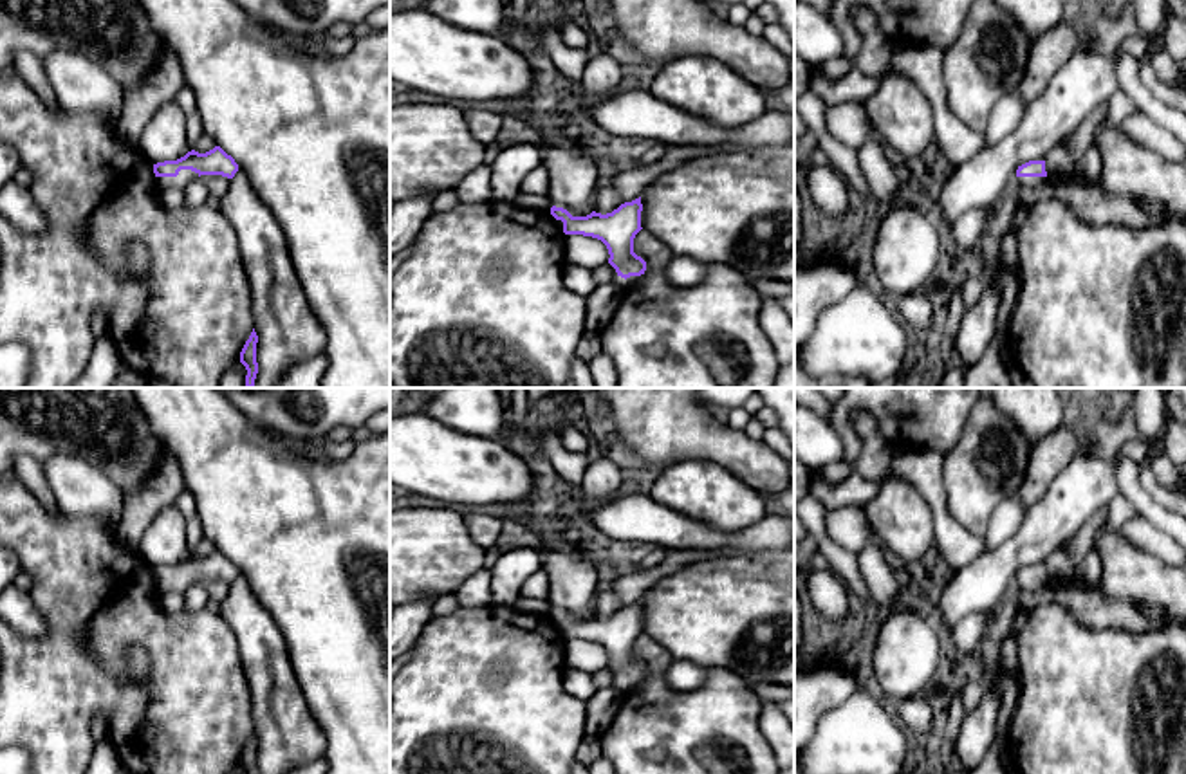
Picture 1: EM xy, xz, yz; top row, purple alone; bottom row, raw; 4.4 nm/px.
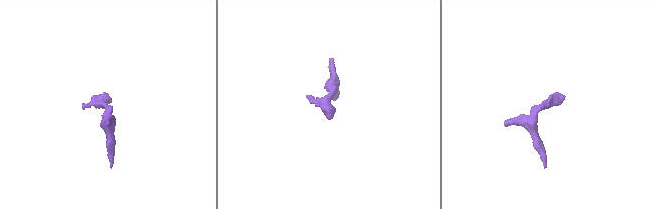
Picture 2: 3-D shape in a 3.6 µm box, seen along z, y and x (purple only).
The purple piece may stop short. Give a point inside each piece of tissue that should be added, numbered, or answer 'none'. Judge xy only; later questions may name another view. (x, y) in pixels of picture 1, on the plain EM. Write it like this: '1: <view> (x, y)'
1: xy (170, 594)

